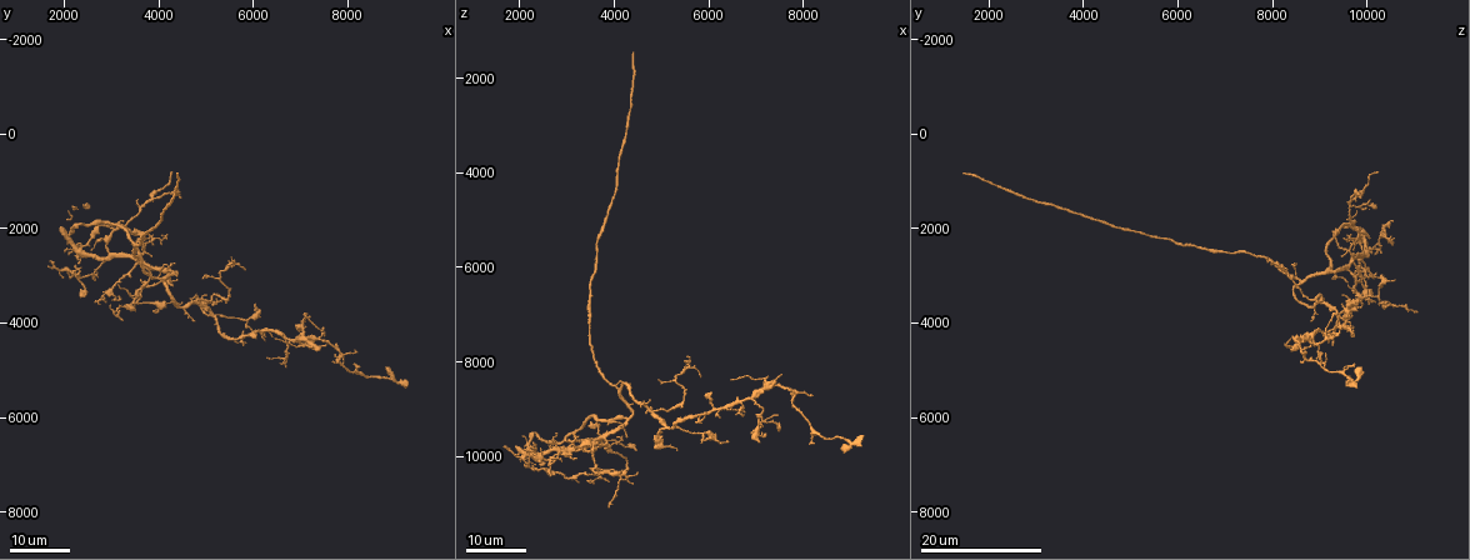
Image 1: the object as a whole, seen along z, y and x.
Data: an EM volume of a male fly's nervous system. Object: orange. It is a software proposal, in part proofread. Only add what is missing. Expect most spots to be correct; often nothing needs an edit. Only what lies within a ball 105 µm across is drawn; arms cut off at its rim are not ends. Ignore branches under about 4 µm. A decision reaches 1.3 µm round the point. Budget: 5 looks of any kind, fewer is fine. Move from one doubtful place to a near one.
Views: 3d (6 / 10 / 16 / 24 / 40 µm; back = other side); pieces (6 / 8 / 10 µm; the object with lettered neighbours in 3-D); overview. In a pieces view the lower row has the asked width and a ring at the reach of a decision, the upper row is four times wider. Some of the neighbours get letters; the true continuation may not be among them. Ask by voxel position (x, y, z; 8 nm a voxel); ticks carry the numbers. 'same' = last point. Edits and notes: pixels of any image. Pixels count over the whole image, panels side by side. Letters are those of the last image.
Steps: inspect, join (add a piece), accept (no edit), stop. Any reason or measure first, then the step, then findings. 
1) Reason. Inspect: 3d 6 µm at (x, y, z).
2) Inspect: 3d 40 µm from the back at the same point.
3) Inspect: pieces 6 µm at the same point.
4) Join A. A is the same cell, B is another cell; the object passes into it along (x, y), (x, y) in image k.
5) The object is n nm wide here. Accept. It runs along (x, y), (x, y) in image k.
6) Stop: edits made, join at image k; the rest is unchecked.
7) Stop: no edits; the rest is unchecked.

Free end. Inspect: 3d 24 µm at (2300, 3000, 9700).

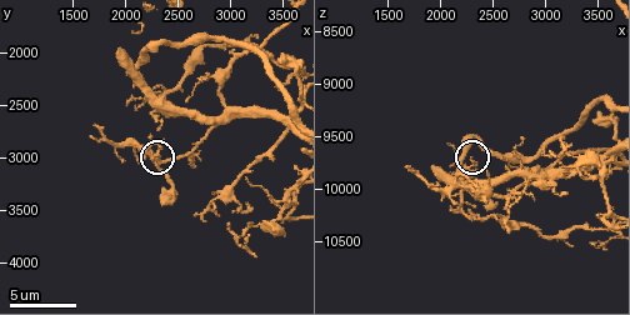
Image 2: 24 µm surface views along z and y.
See the neighbours. Inspect: pieces 8 µm at (2320, 2960, 9720).

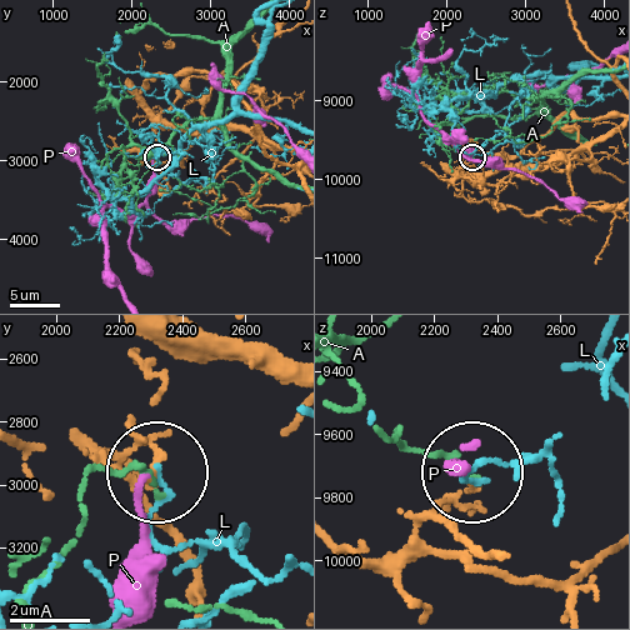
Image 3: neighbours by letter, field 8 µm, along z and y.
The object is 130 nm wide here. Accept. A, L and P are other cells; none of them fits.

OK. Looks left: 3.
Free end. Inspect: pieces 6 µm at (2660, 3540, 10140).

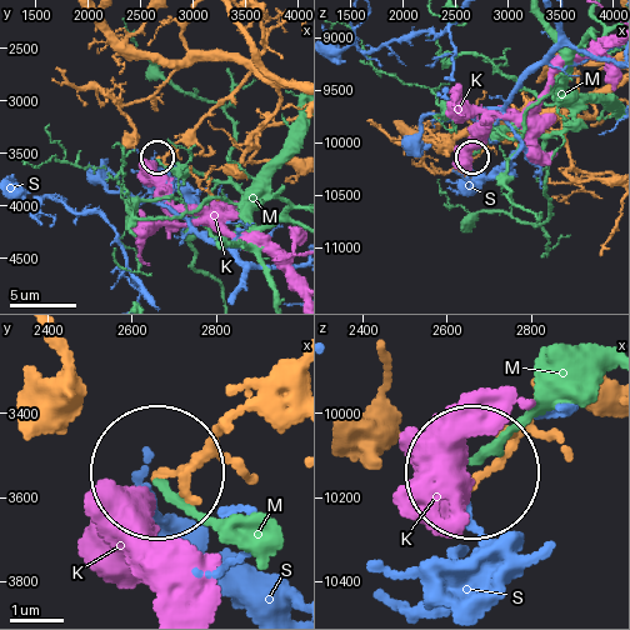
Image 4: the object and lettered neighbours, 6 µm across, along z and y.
Accept. K, M and S are other cells; it runs along (236, 410), (160, 478) in image 4; no lettered piece goes on from it.

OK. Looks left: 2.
An open end. Inspect: 3d 16 µm at (3550, 2000, 9350).

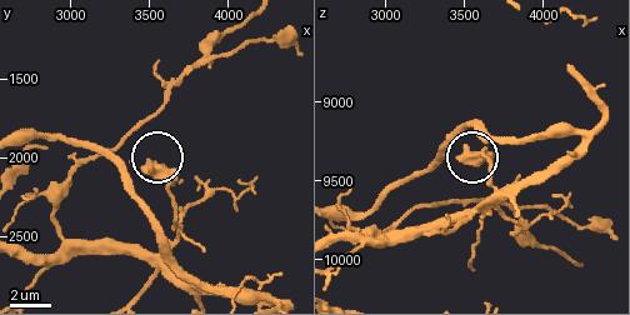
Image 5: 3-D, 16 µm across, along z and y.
What lies round it. Inspect: pieces 6 µm at (3500, 2020, 9360).

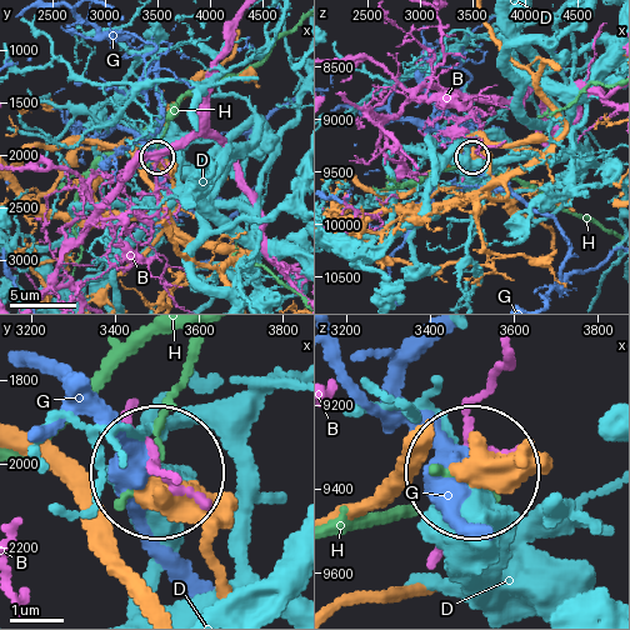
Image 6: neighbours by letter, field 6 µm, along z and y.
The object is 560 nm wide here. Accept. B, D, G and H are other cells; no lettered piece goes on from it.

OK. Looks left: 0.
Stop: no edits; the rest is unchecked.

